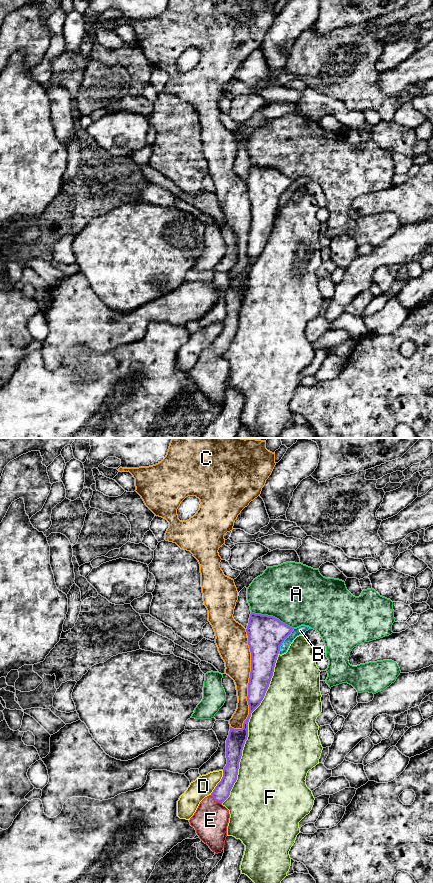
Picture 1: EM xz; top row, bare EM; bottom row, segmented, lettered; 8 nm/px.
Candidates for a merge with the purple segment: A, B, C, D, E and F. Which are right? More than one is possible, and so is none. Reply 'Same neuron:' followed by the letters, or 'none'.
Same neuron: E

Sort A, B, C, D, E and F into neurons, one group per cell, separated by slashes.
A / B / C / D / E / F

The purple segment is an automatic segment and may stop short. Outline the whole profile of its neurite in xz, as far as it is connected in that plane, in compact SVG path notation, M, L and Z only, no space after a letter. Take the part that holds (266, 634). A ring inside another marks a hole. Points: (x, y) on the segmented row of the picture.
M251 613L246 629L251 652L251 672L247 701L249 715L242 729L230 727L226 740L227 764L223 777L213 792L199 804L189 822L197 835L215 853L221 853L227 837L229 810L222 803L229 797L237 780L242 750L248 737L248 722L251 713L260 705L273 676L280 646L294 628L279 619Z

